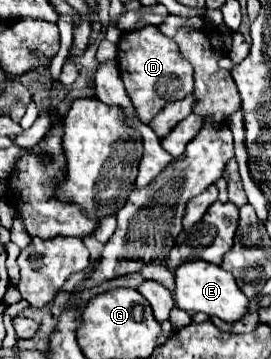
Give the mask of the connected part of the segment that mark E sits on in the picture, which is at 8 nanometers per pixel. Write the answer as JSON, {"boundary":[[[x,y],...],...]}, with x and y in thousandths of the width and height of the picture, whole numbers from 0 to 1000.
{"boundary":[[[749,724],[690,730],[690,735],[661,741],[661,752],[646,758],[646,791],[653,791],[646,841],[668,864],[756,869],[756,875],[801,880],[830,897],[875,897],[919,869],[911,825],[882,808],[860,763],[823,752],[815,741],[793,741],[793,735],[771,735]]]}

